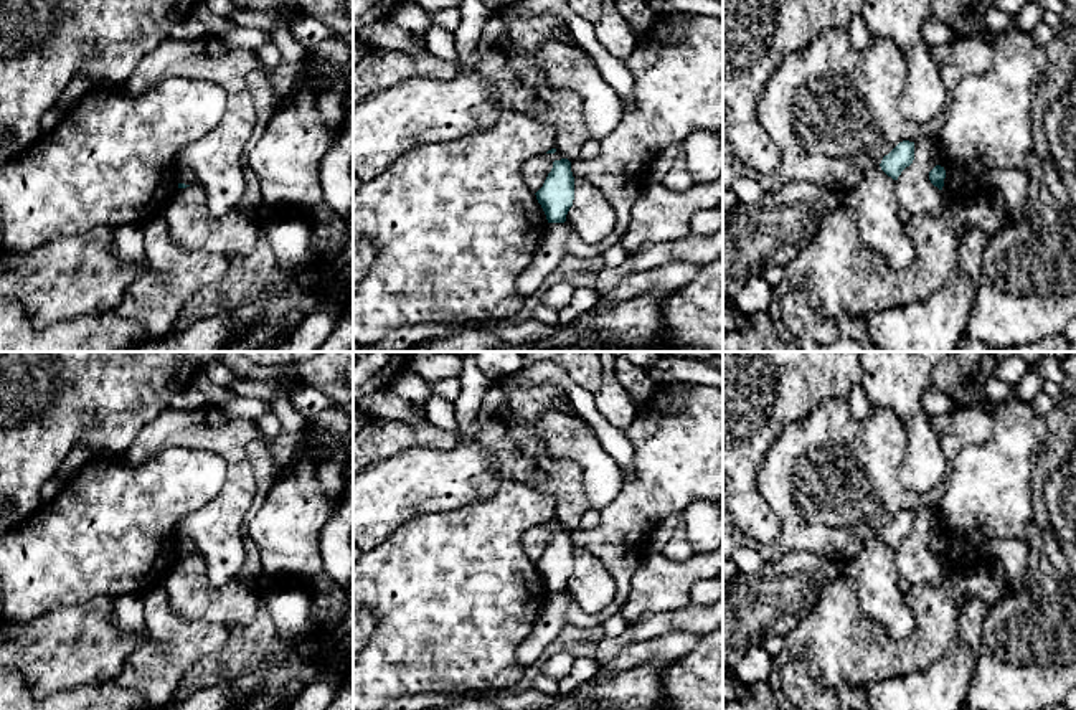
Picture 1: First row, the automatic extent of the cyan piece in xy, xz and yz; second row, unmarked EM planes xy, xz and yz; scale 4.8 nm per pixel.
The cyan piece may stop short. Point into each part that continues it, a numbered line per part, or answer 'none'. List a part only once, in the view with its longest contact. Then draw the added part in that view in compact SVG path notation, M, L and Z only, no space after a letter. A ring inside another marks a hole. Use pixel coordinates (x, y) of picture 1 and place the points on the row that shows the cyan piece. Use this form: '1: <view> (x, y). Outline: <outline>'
none

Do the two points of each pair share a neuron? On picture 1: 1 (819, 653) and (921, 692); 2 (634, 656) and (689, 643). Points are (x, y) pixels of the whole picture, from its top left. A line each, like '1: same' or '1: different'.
1: different
2: same

